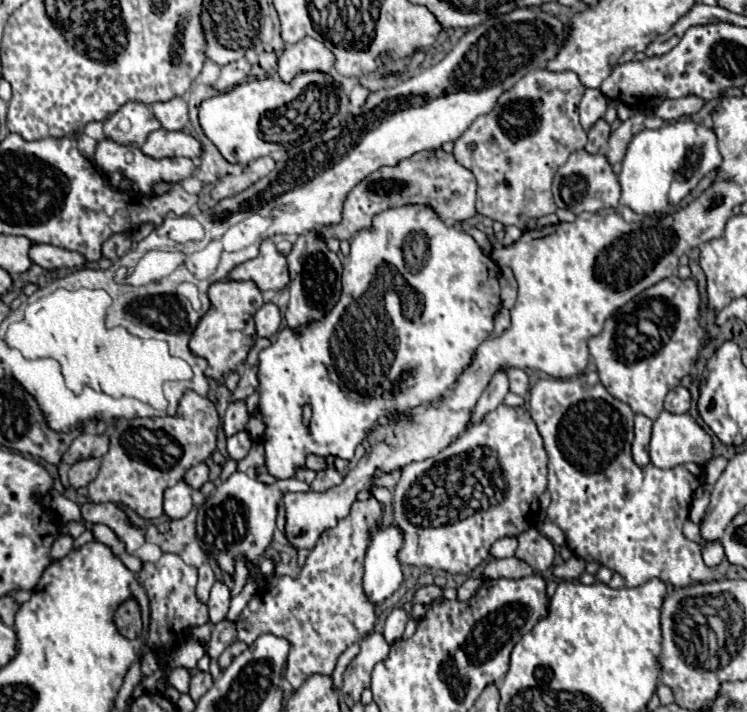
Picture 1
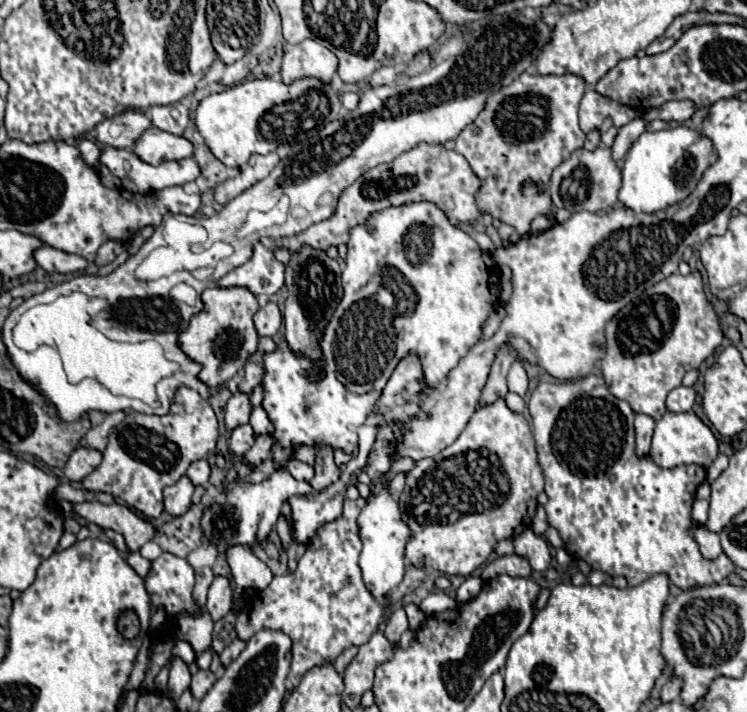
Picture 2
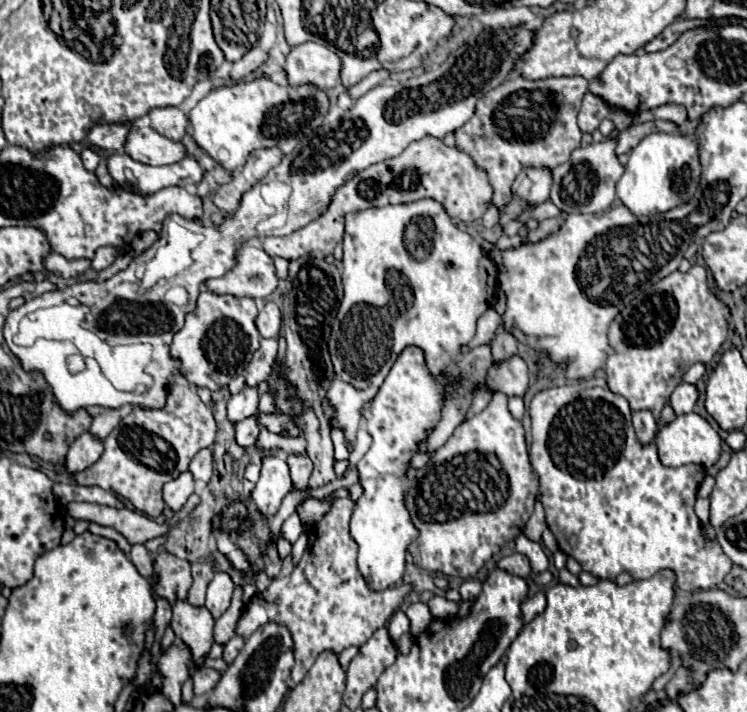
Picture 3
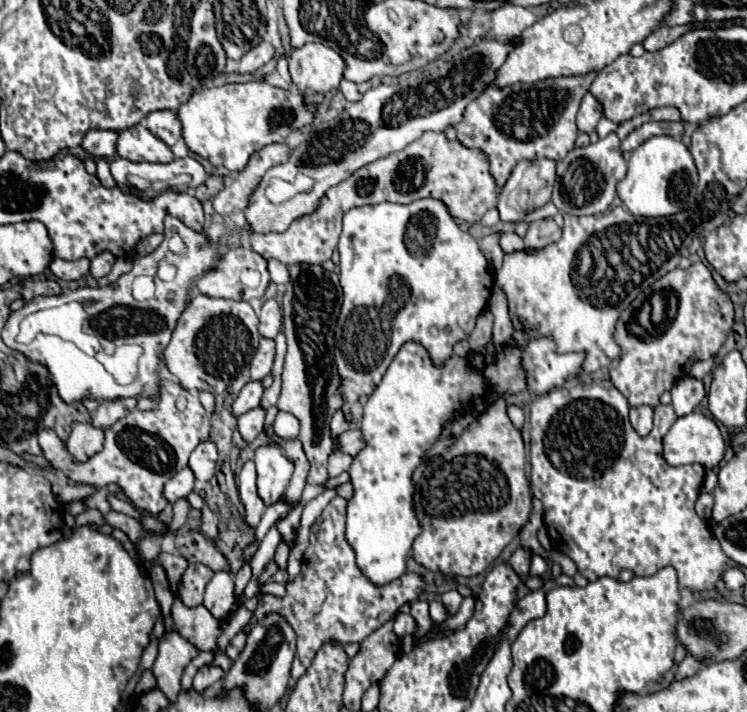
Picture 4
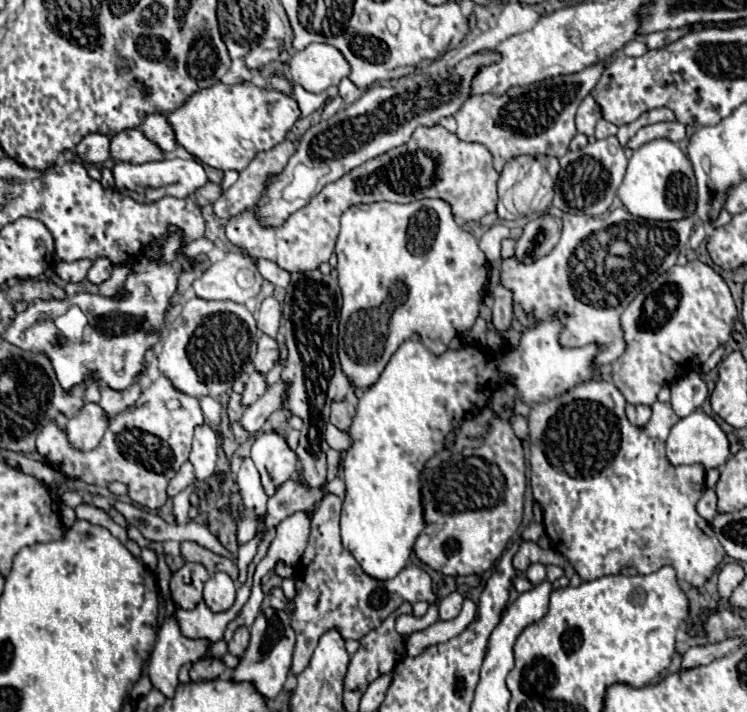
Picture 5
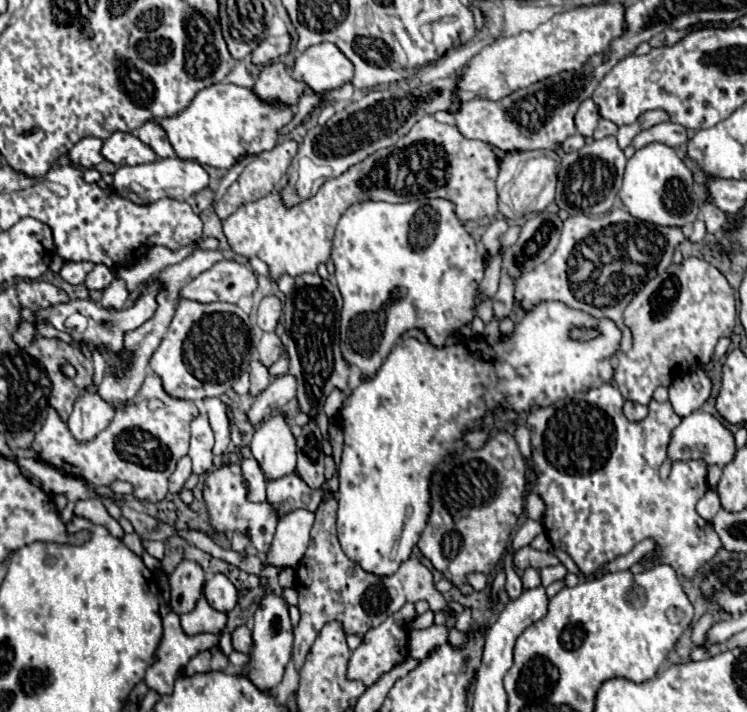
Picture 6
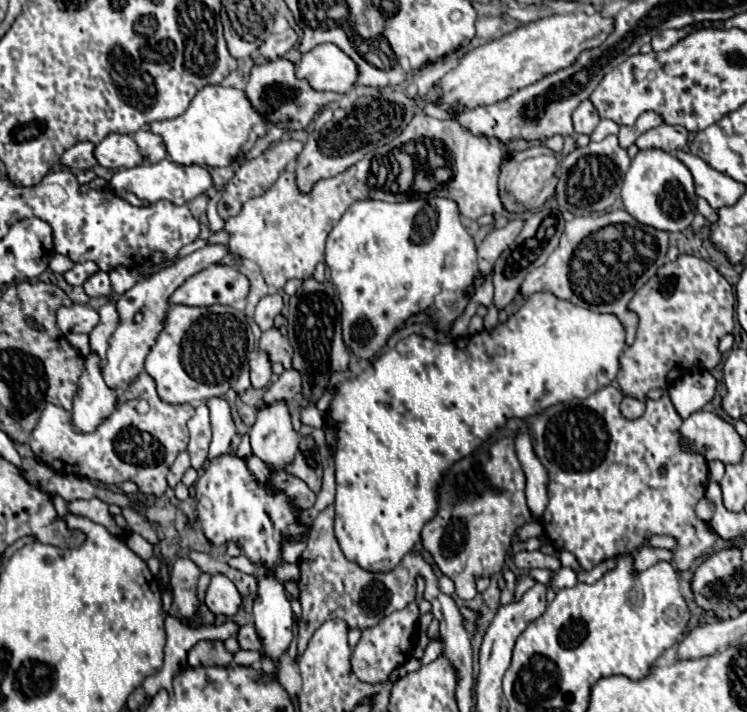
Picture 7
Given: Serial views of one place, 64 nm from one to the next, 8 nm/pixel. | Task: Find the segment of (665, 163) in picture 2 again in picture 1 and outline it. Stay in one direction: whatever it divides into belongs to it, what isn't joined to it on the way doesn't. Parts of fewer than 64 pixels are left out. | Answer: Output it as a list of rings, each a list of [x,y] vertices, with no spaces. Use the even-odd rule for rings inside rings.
[[[676,120],[658,130],[642,130],[634,134],[634,138],[628,144],[626,156],[622,160],[622,170],[618,174],[618,182],[622,186],[620,204],[632,208],[636,214],[658,214],[664,208],[682,202],[698,186],[698,182],[706,174],[718,170],[720,164],[722,164],[722,156],[718,152],[716,134],[712,132],[712,128],[704,124],[696,124],[692,120]]]

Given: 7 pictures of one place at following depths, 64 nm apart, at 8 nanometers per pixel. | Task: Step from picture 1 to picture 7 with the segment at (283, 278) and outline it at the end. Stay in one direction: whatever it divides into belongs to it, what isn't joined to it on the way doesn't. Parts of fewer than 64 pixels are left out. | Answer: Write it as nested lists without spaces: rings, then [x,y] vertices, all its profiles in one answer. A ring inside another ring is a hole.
[[[212,264],[206,270],[188,278],[170,298],[172,304],[188,306],[212,306],[212,304],[234,304],[246,298],[250,292],[250,280],[228,264]]]

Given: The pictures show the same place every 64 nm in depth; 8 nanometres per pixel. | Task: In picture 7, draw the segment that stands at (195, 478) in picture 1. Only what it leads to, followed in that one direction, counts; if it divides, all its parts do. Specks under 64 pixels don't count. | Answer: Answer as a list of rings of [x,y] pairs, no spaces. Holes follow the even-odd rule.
[[[206,406],[196,408],[196,414],[190,418],[188,428],[190,428],[188,454],[192,458],[192,468],[202,470],[208,462],[208,446],[212,442],[212,430],[210,430],[210,418]]]

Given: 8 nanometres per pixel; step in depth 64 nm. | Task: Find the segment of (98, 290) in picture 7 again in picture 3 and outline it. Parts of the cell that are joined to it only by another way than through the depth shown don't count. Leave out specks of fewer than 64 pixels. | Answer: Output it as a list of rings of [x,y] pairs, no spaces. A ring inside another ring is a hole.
[[[112,246],[98,248],[96,250],[96,256],[92,260],[92,268],[94,270],[104,270],[104,268],[108,268],[114,262],[116,256],[118,256],[118,248],[112,248]]]

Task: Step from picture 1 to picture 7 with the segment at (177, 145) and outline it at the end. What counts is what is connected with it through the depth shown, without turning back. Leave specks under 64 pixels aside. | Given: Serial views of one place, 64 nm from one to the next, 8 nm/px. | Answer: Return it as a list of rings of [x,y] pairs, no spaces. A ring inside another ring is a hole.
[[[110,134],[94,150],[94,156],[104,168],[134,168],[144,164],[144,156],[136,148],[136,142],[130,136]]]

